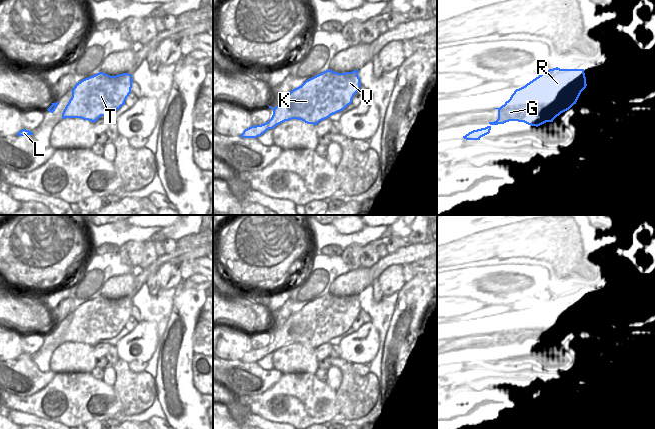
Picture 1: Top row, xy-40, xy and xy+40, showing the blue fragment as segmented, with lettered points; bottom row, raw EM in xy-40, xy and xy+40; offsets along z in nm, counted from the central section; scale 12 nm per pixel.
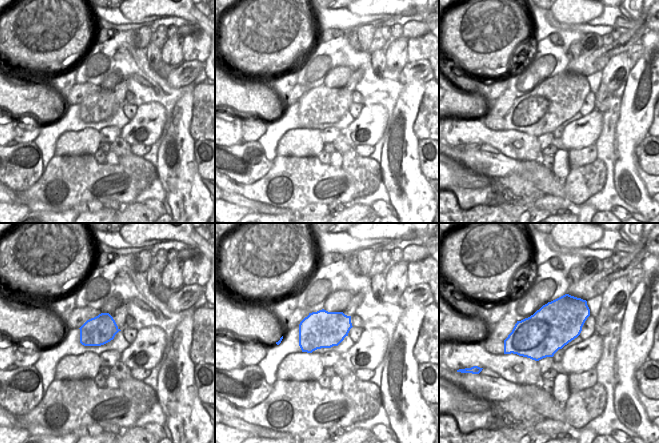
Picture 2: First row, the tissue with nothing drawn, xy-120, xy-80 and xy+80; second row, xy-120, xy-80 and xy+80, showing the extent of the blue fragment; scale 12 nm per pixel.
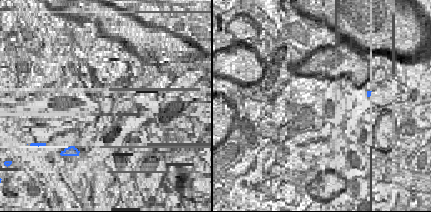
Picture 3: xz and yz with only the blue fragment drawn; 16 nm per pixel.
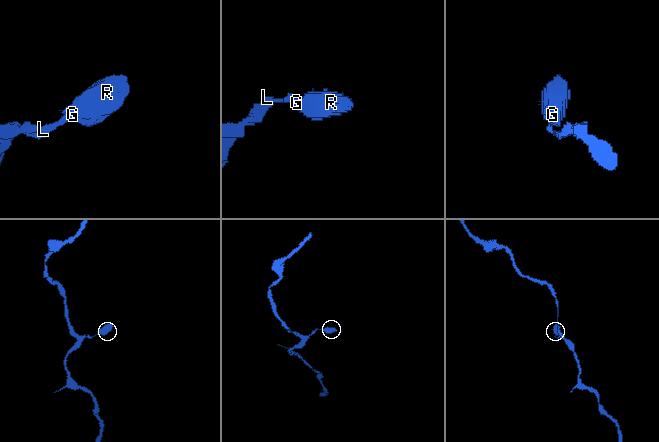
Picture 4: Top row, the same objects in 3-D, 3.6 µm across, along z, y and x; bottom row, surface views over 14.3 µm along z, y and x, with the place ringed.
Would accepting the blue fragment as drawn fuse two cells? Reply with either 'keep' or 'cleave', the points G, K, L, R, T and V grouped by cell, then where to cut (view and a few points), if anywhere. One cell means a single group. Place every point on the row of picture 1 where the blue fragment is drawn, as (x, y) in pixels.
keep | G K L R T V | no cut

